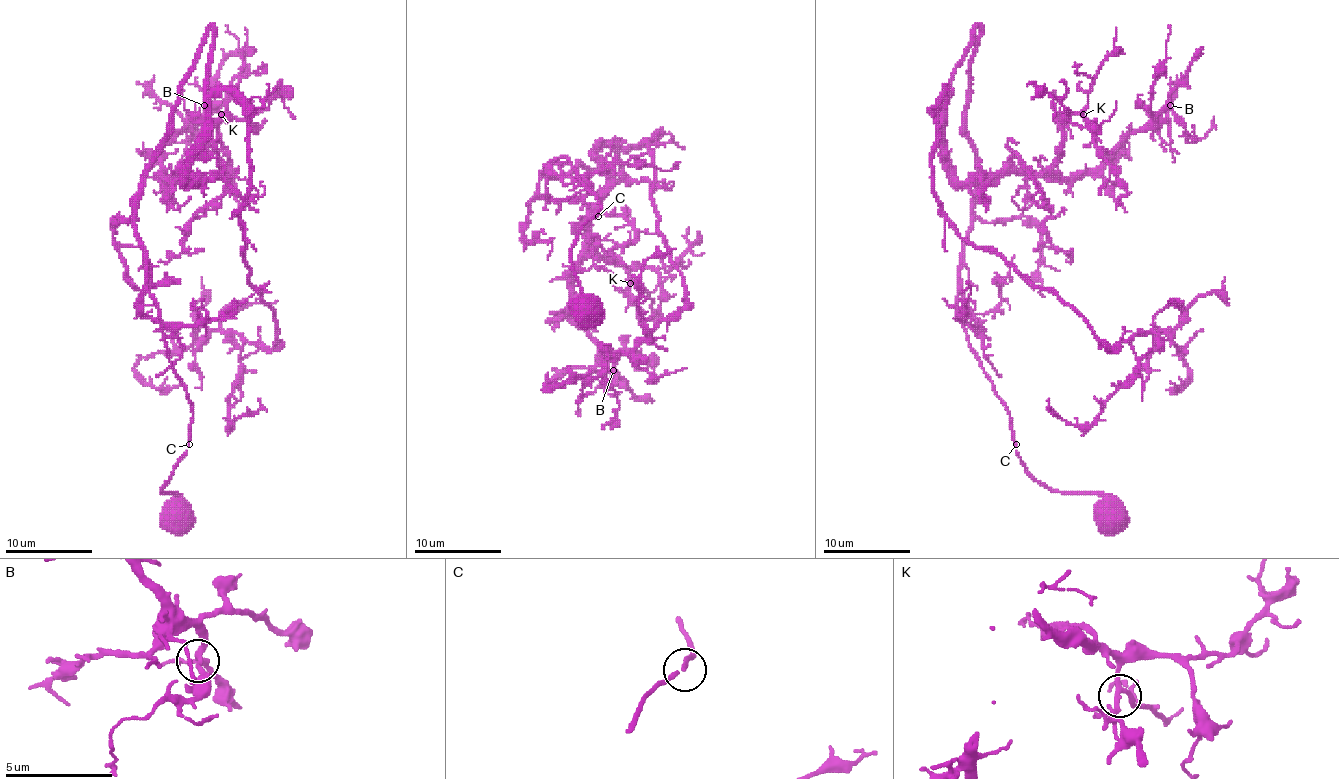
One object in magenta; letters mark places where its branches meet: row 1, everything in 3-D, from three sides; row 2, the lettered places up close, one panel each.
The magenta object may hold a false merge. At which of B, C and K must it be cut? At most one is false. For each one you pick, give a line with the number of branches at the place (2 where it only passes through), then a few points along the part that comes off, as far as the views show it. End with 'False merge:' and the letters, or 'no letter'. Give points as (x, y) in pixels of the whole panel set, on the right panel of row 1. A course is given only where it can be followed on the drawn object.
False merge: no letter

